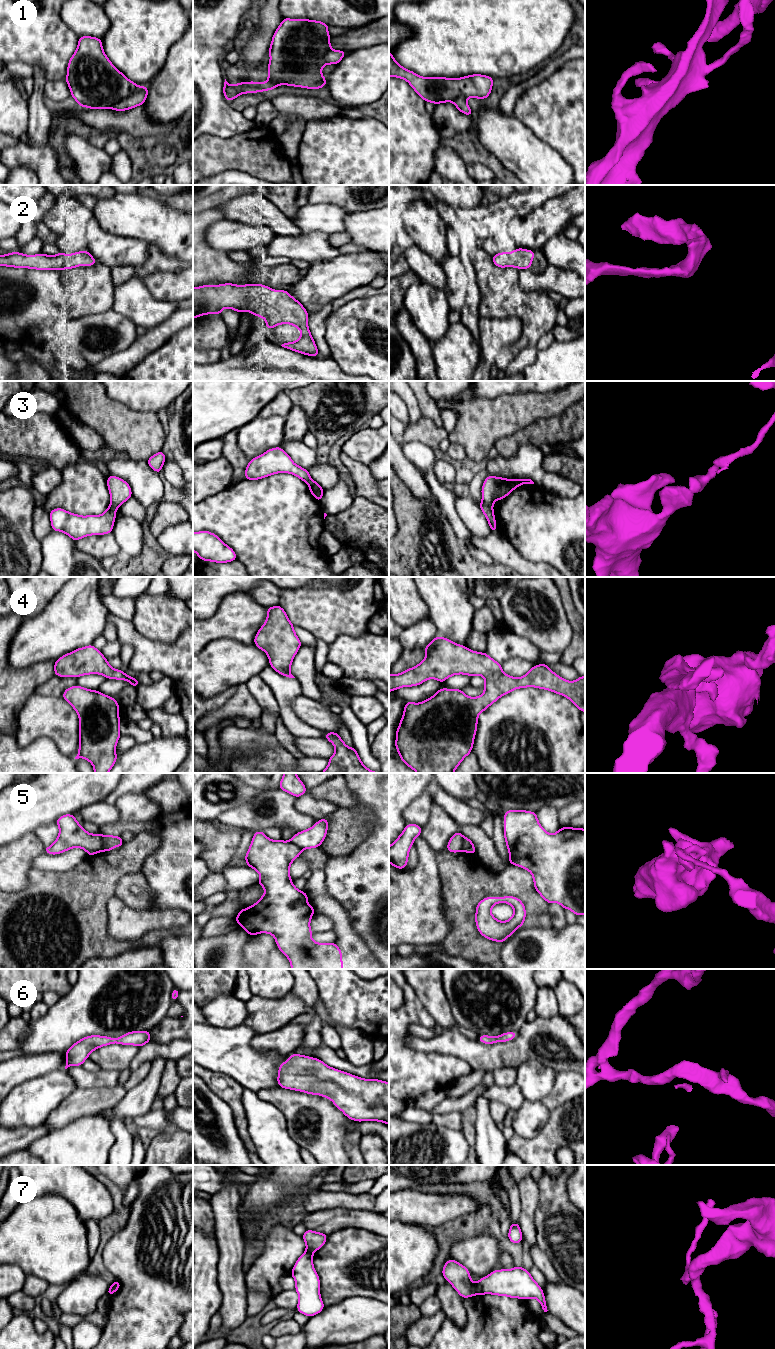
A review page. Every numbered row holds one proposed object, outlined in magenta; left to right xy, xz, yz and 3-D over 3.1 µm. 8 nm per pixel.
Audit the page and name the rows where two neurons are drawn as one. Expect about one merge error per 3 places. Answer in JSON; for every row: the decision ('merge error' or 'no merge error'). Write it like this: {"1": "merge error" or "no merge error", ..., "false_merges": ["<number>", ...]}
{"1": "merge error", "2": "no merge error", "3": "merge error", "4": "no merge error", "5": "merge error", "6": "no merge error", "7": "merge error", "false_merges": ["1", "3", "5", "7"]}

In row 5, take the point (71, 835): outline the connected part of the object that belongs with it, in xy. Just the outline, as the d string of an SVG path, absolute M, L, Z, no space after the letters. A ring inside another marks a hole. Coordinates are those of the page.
M73 814L60 816L56 824L59 827L59 835L51 846L44 848L44 852L56 855L78 847L91 856L104 851L101 834L88 833Z

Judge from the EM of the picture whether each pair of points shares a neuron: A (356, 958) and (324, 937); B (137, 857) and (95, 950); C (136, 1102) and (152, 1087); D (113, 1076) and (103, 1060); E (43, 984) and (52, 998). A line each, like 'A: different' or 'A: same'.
A: different
B: same
C: same
D: different
E: different

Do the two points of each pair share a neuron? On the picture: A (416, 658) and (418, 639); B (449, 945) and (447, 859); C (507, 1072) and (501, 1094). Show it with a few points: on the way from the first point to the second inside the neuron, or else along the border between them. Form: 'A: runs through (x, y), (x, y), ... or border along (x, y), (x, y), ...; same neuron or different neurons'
A: border along (423, 648), (403, 650); different neurons
B: runs through (458, 924), (458, 880); same neuron
C: border along (516, 1068), (516, 1080), (511, 1085), (494, 1085); different neurons

